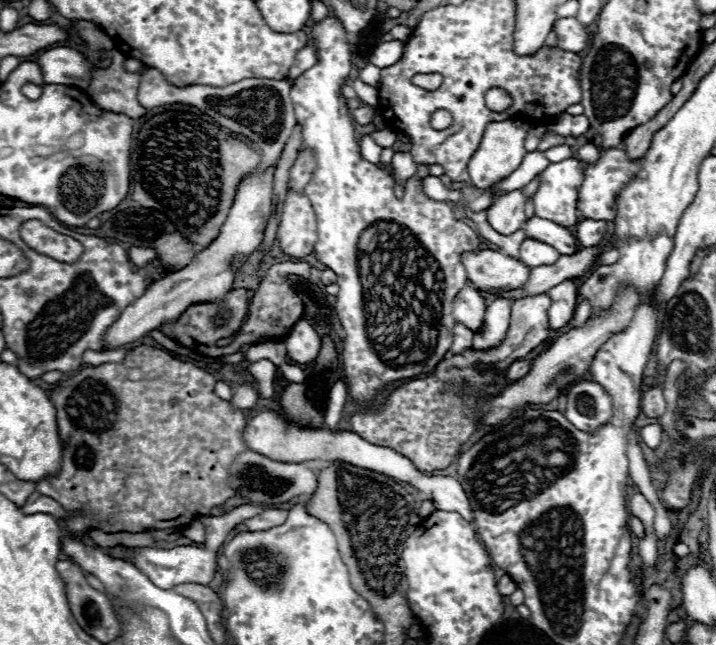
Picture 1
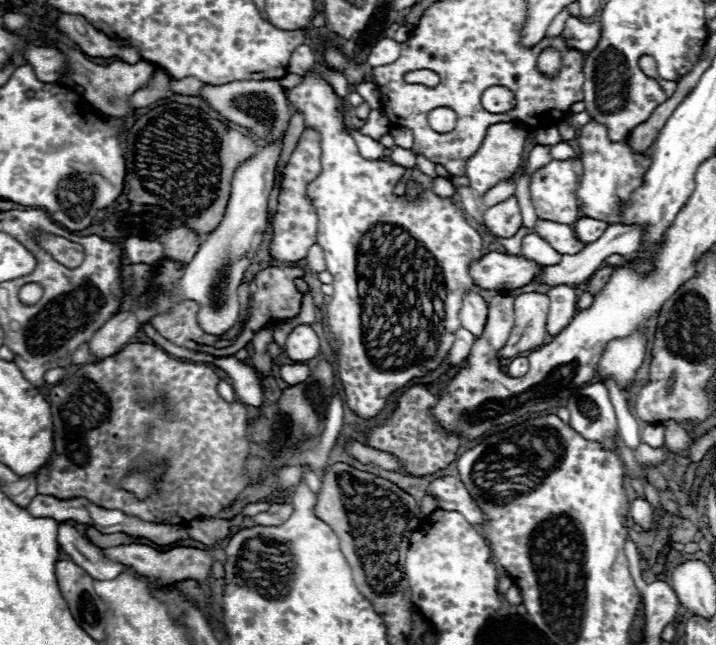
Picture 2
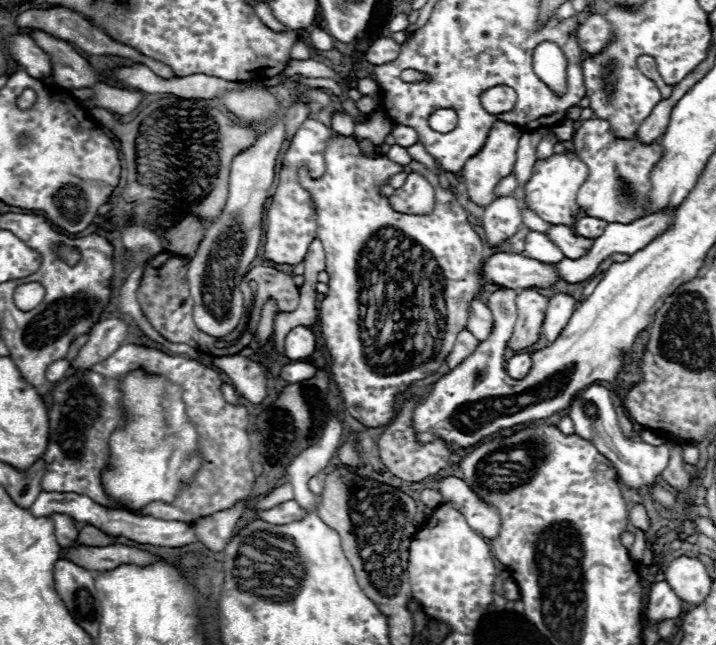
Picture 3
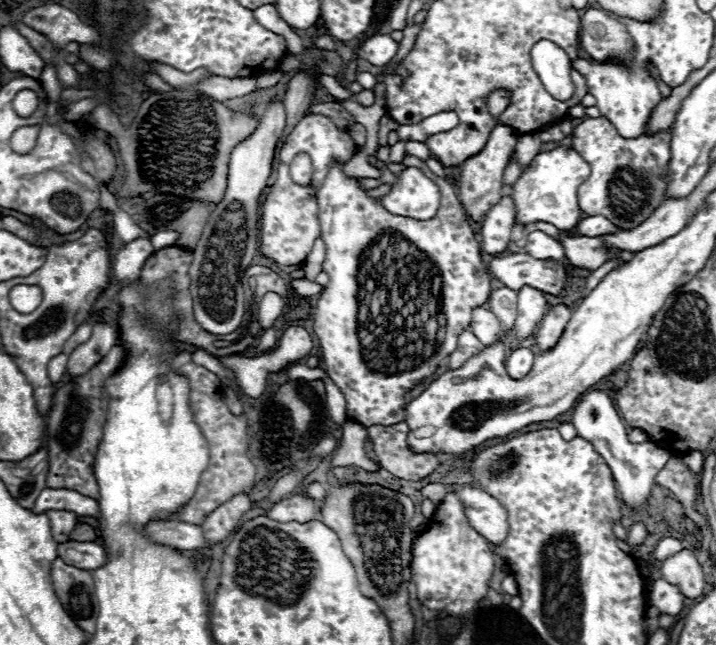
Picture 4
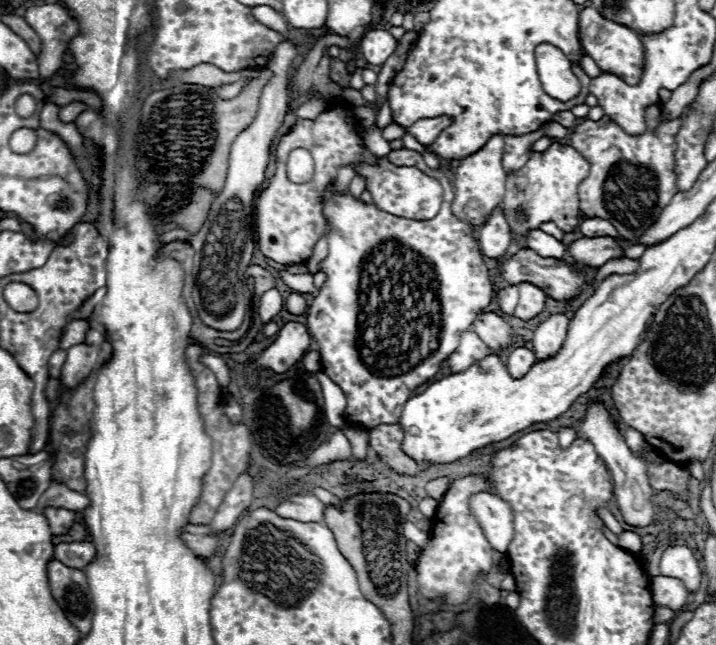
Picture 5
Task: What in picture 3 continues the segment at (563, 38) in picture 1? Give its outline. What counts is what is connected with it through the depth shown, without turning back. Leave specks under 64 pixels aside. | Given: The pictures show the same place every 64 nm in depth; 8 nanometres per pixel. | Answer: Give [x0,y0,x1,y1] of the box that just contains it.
[576,14,614,56]

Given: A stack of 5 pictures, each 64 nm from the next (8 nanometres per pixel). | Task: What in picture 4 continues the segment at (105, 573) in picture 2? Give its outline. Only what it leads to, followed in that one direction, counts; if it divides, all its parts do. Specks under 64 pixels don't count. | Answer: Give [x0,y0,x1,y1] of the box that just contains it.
[46,510,76,542]

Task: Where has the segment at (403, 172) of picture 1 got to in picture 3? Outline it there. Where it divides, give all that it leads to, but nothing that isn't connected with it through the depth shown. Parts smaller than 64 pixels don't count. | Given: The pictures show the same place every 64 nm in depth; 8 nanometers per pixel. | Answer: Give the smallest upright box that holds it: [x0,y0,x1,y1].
[386,144,412,164]

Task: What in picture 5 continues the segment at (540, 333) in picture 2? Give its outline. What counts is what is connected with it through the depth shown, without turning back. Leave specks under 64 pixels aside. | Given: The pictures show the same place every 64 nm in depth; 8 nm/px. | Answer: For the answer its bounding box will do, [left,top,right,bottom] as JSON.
[514,282,546,320]

